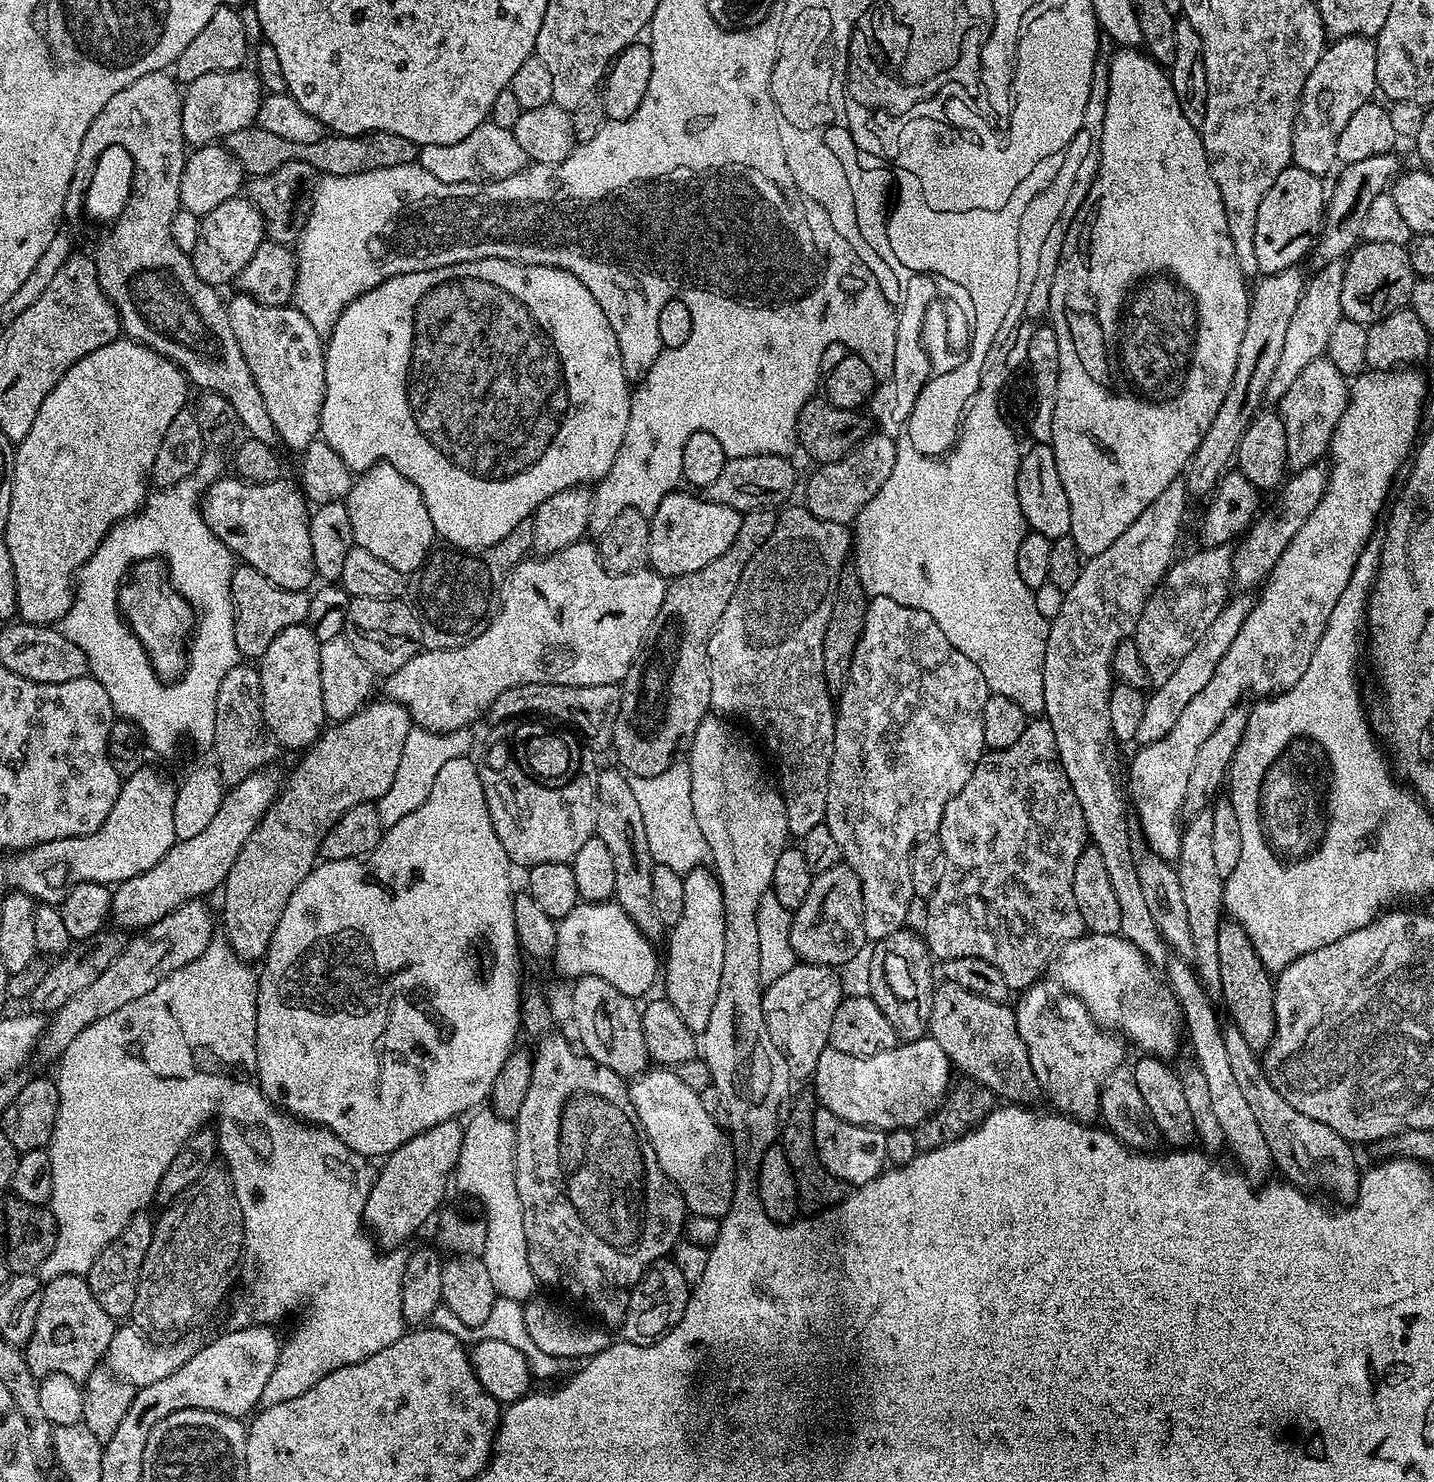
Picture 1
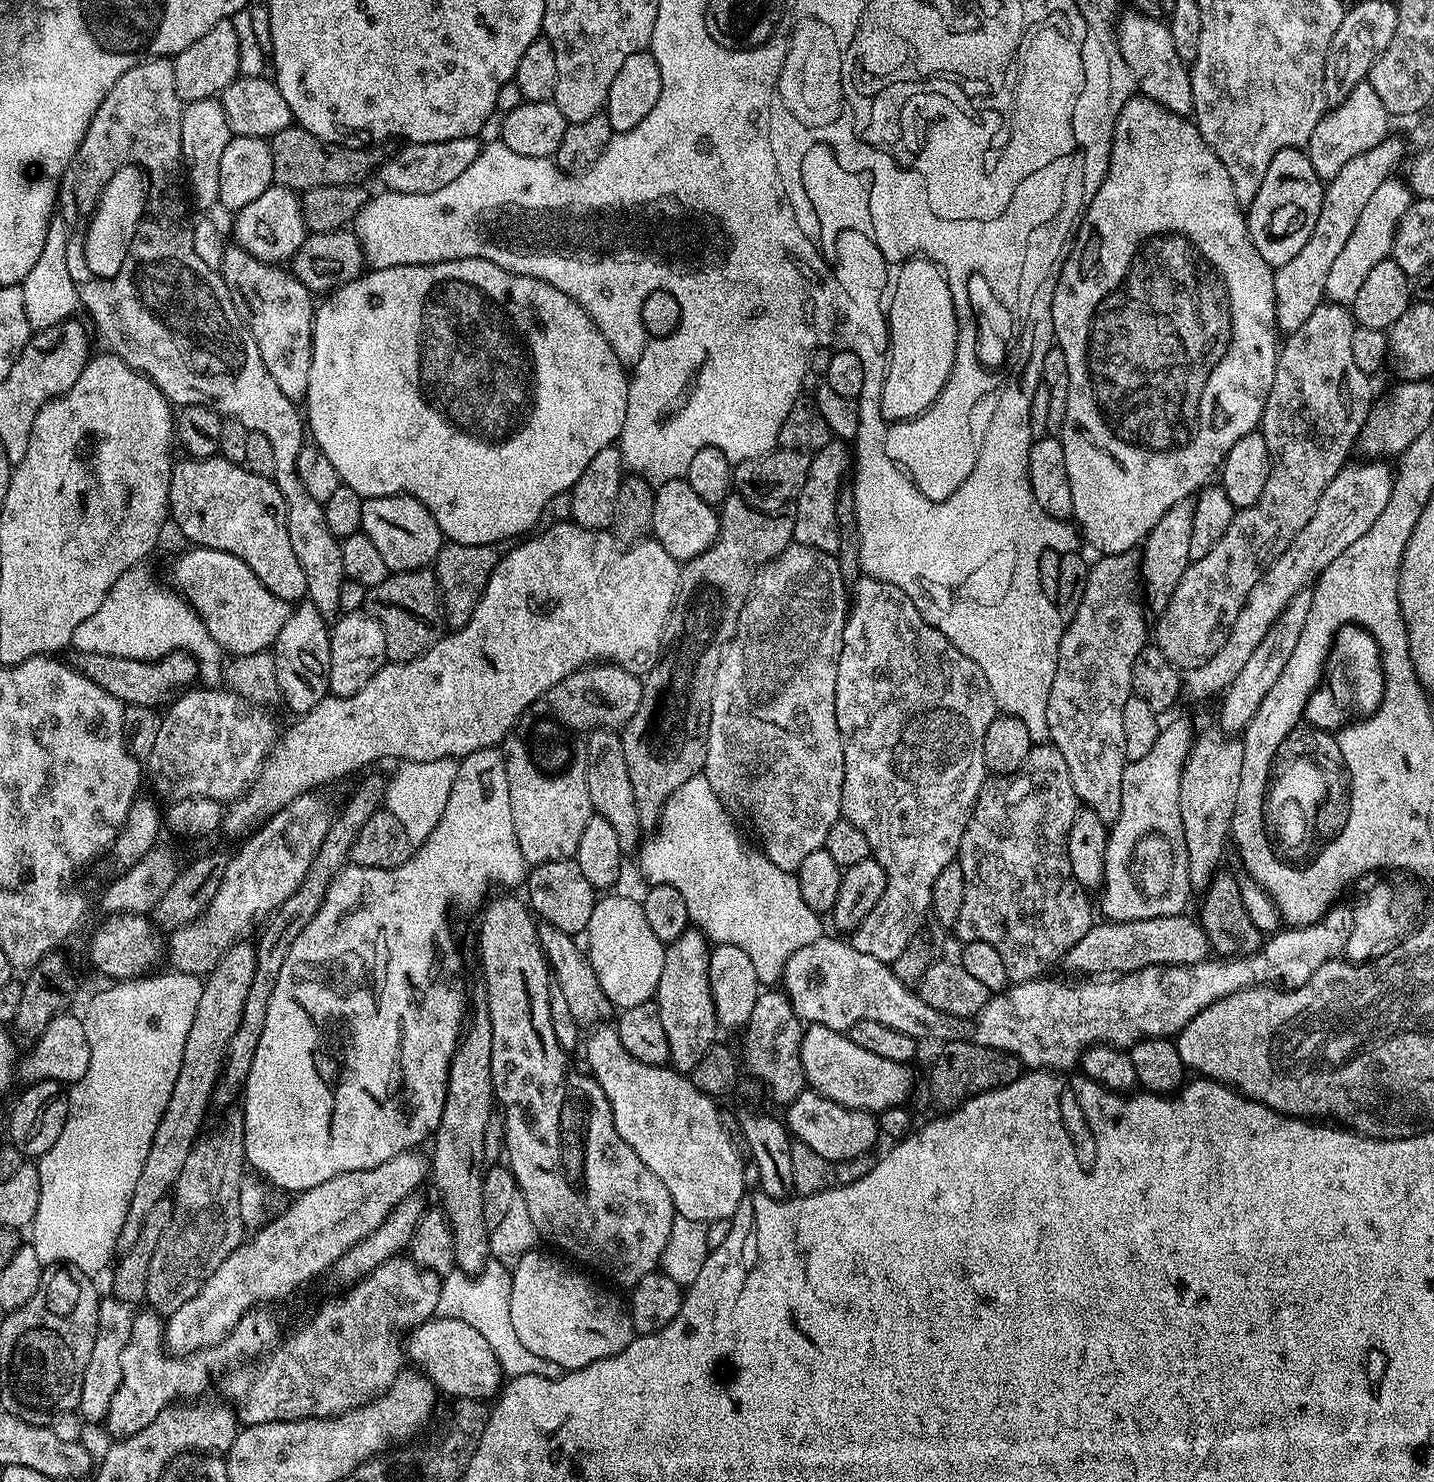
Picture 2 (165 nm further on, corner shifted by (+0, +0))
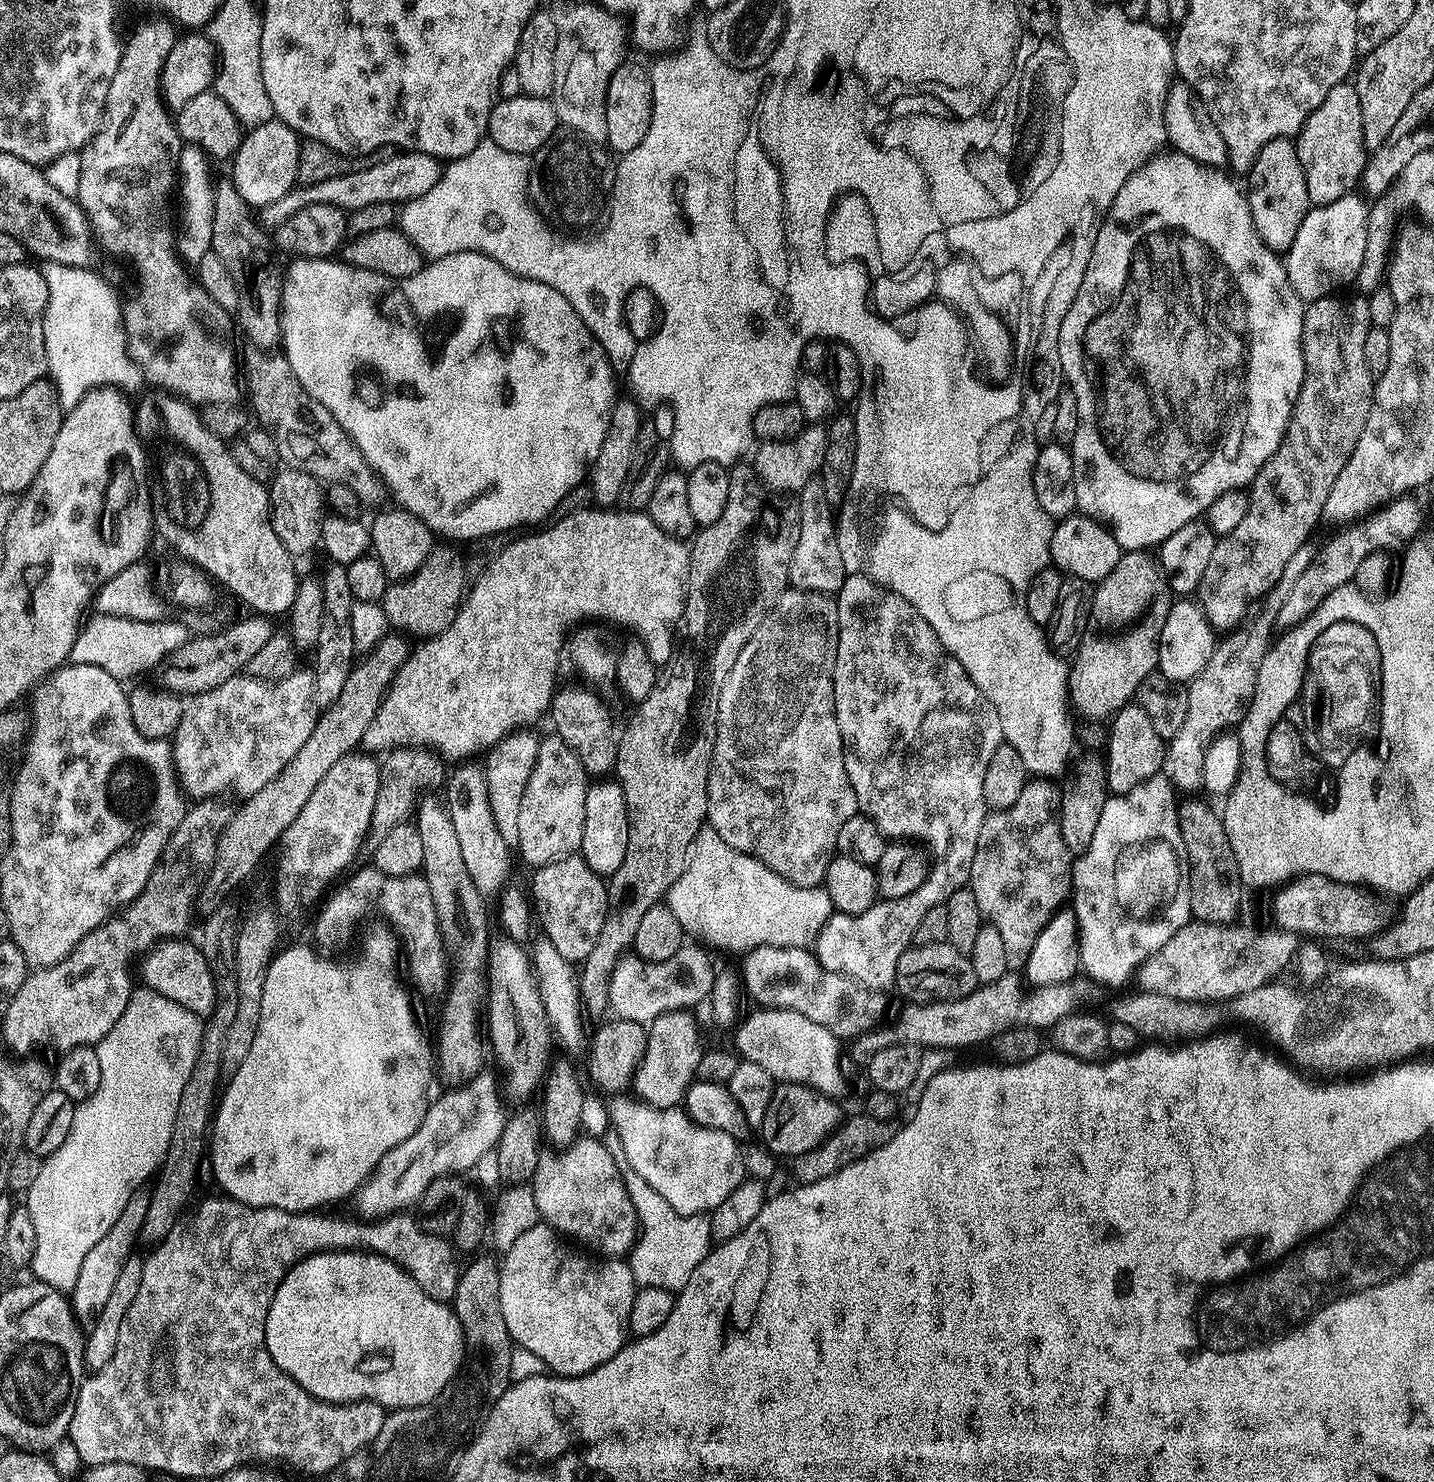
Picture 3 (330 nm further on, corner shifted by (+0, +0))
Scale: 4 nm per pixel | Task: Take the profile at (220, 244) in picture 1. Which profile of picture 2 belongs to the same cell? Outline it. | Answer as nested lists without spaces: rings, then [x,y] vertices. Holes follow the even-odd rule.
[[[273,183],[271,188],[254,198],[254,202],[242,206],[235,213],[236,240],[239,247],[247,250],[254,258],[267,264],[279,265],[291,259],[291,256],[302,246],[306,229],[304,217],[300,214],[300,196],[291,188],[283,188]]]

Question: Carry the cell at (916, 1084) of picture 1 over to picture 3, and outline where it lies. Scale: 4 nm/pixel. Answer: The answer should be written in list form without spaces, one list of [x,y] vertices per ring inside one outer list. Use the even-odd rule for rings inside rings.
[[[761,1007],[753,1016],[745,1015],[735,1029],[735,1051],[762,1066],[773,1081],[805,1084],[826,1096],[840,1098],[844,1092],[844,1072],[840,1069],[841,1041],[826,1026],[810,1022],[806,1014],[794,1010]]]

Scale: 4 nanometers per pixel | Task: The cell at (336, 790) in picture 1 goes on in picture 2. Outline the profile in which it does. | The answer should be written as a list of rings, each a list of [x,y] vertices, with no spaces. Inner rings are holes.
[[[237,942],[203,977],[202,998],[198,998],[198,1010],[194,1010],[194,1022],[190,1022],[190,1034],[186,1034],[182,1066],[174,1081],[174,1090],[170,1090],[170,1102],[166,1102],[158,1130],[154,1130],[150,1154],[146,1154],[146,1162],[142,1162],[142,1174],[138,1174],[128,1213],[116,1238],[117,1249],[127,1250],[138,1240],[142,1222],[154,1202],[165,1199],[176,1187],[182,1166],[186,1166],[186,1158],[190,1158],[190,1150],[205,1127],[208,1102],[213,1101],[216,1080],[220,1077],[230,1038],[234,1038],[234,1030],[238,1030],[238,1022],[242,1020],[242,1006],[246,1006],[246,993],[250,991],[255,969],[255,947],[248,942]]]

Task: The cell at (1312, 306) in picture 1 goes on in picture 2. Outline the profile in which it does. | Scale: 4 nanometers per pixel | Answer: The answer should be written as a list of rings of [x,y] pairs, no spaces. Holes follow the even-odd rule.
[[[1390,178],[1382,182],[1382,186],[1378,186],[1376,193],[1370,194],[1370,203],[1358,217],[1358,226],[1354,226],[1354,231],[1350,233],[1346,246],[1342,246],[1338,258],[1334,258],[1330,275],[1326,278],[1326,290],[1324,291],[1325,297],[1331,303],[1351,306],[1354,298],[1358,298],[1358,290],[1366,282],[1370,270],[1374,270],[1374,266],[1378,266],[1380,262],[1391,257],[1392,243],[1398,226],[1414,203],[1412,189],[1403,179],[1396,179]]]

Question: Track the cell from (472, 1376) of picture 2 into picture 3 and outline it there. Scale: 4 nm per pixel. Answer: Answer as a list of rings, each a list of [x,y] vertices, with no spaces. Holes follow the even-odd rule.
[[[315,1252],[305,1260],[297,1260],[284,1277],[279,1277],[275,1292],[268,1301],[268,1313],[264,1323],[264,1345],[273,1362],[293,1376],[312,1396],[332,1404],[348,1404],[357,1400],[374,1400],[386,1410],[413,1408],[430,1404],[443,1388],[456,1378],[466,1360],[464,1351],[464,1327],[458,1322],[455,1311],[447,1303],[426,1294],[423,1283],[405,1268],[399,1268],[395,1260],[387,1260],[370,1252]]]

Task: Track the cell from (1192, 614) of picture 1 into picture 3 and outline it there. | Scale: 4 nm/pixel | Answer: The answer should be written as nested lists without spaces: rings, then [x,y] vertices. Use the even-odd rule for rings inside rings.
[[[1348,294],[1323,296],[1305,307],[1302,322],[1304,381],[1288,429],[1276,453],[1252,479],[1246,518],[1242,518],[1242,523],[1235,530],[1230,530],[1230,534],[1217,539],[1214,554],[1206,565],[1206,574],[1202,574],[1198,605],[1213,629],[1231,630],[1237,627],[1249,615],[1253,605],[1276,585],[1278,578],[1282,578],[1282,570],[1286,570],[1286,562],[1290,562],[1294,550],[1303,546],[1309,539],[1308,535],[1315,530],[1316,523],[1321,523],[1326,498],[1330,498],[1330,490],[1334,490],[1334,482],[1338,482],[1338,474],[1342,474],[1342,466],[1346,466],[1358,442],[1358,434],[1362,434],[1362,426],[1366,426],[1372,405],[1374,377],[1366,366],[1362,349],[1373,323],[1367,295],[1344,295]]]

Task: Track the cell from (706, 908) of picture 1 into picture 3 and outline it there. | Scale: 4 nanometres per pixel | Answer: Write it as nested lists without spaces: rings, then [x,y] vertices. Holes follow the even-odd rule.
[[[688,1010],[667,1012],[654,1018],[648,1028],[648,1045],[642,1062],[636,1067],[635,1092],[656,1108],[674,1108],[683,1101],[688,1087],[696,1080],[698,1062],[705,1049],[700,1045],[700,1028]]]

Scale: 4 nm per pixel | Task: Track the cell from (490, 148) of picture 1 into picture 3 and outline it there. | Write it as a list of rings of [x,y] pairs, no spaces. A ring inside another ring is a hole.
[[[400,150],[395,154],[397,156],[388,156],[377,164],[366,165],[365,168],[353,167],[338,178],[326,178],[326,182],[292,187],[289,192],[282,194],[282,198],[278,198],[278,202],[270,202],[259,209],[259,223],[268,230],[278,229],[286,218],[314,204],[329,204],[345,210],[370,206],[370,202],[390,202],[403,206],[409,200],[422,198],[422,194],[426,194],[426,190],[432,189],[434,182],[440,180],[442,164],[435,156],[407,150]]]

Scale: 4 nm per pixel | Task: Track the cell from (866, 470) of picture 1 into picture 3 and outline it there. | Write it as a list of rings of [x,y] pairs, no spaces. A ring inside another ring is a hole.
[[[820,479],[811,480],[806,482],[806,486],[802,486],[798,493],[798,503],[800,506],[798,546],[794,546],[794,558],[790,558],[788,583],[791,587],[808,592],[835,594],[839,592],[846,573],[836,541],[837,517],[832,516],[834,506],[826,498]]]

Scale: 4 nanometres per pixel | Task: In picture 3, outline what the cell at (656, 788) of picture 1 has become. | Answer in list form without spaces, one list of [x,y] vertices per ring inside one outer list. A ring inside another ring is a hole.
[[[711,826],[696,835],[686,870],[670,886],[666,903],[689,937],[739,954],[762,946],[811,949],[822,926],[834,915],[823,887],[803,888],[786,882],[752,856],[726,846]]]

